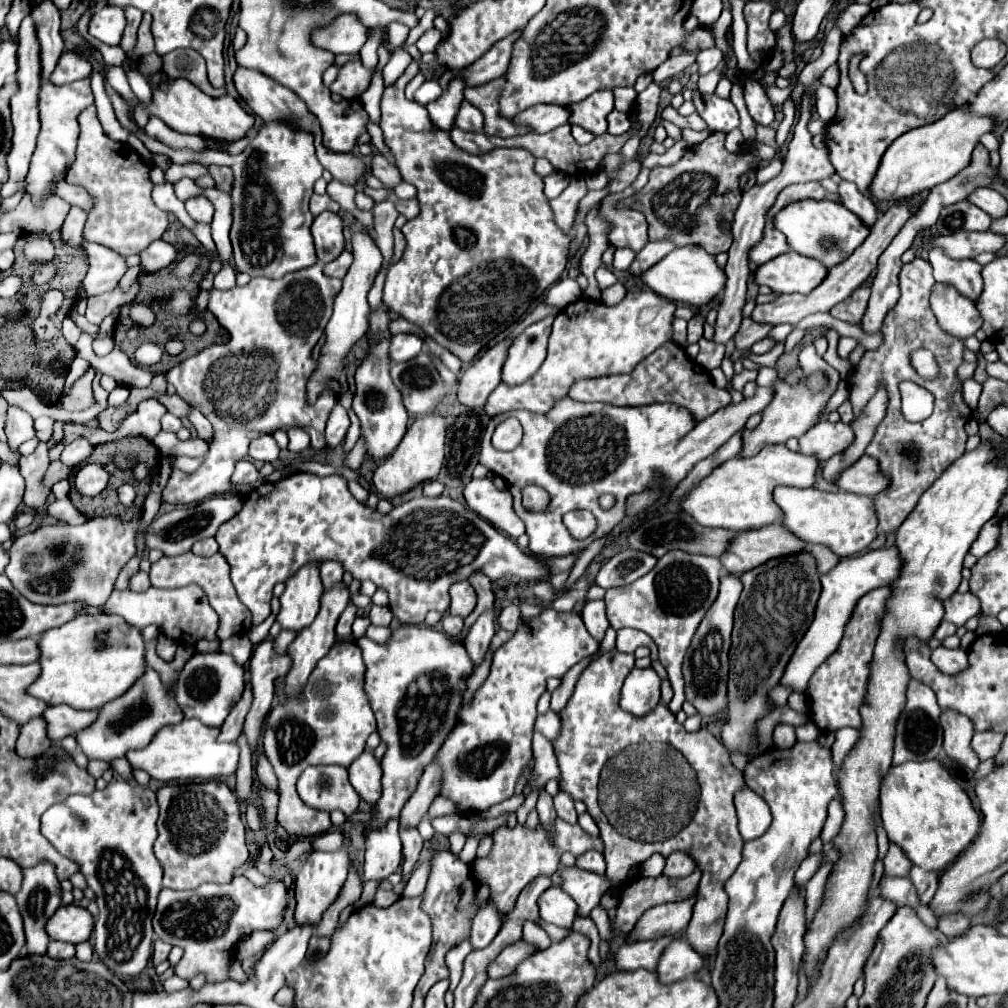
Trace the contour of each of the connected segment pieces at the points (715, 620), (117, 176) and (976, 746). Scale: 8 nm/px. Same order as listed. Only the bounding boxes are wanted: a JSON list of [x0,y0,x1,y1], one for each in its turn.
[[683,573,741,715],[65,105,169,255],[971,731,1003,761]]

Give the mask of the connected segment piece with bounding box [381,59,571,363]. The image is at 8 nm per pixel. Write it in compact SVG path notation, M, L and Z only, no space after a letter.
M413 59L409 63L409 67L405 69L405 73L385 89L383 93L383 99L381 99L381 129L385 133L385 143L389 145L391 153L395 155L395 163L399 167L399 173L403 177L403 181L411 183L415 189L417 189L417 201L419 201L419 215L409 219L405 225L403 225L403 235L405 235L405 241L407 241L407 247L403 251L403 257L393 265L389 267L387 271L387 277L385 277L385 287L383 287L383 303L399 313L401 317L405 317L407 321L419 325L423 329L423 333L431 339L435 339L441 347L449 349L453 355L457 355L463 363L471 363L473 357L485 347L489 345L489 341L493 341L497 337L497 333L507 333L509 327L517 325L525 313L533 307L531 303L537 303L541 299L541 295L561 277L565 265L567 265L567 253L569 253L569 245L571 245L571 237L565 235L557 223L553 223L553 211L549 207L549 199L547 195L543 193L543 179L533 171L533 165L535 165L535 157L525 151L525 149L493 149L489 153L483 153L483 155L469 155L469 153L463 153L461 149L457 149L451 139L449 139L449 133L445 131L439 131L431 125L429 121L429 115L425 111L423 105L419 105L417 101L407 101L405 95L403 95L403 89L405 85L419 73L419 61Z

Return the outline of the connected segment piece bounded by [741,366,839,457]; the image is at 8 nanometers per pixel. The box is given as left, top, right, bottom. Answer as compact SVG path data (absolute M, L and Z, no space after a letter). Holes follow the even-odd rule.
M762 366L758 370L758 376L756 383L759 386L773 386L775 387L775 397L773 401L765 407L763 411L763 421L759 423L757 429L749 431L745 429L743 431L743 457L745 455L755 455L757 451L761 451L761 447L769 445L769 443L785 443L787 439L791 437L801 437L805 431L809 431L817 421L819 417L823 415L825 411L825 405L829 401L829 397L835 393L835 387L837 387L837 373L831 375L831 385L821 391L821 393L811 393L807 387L803 387L803 381L791 385L791 383L781 383L778 373L775 368ZM835 383L835 387L833 387Z

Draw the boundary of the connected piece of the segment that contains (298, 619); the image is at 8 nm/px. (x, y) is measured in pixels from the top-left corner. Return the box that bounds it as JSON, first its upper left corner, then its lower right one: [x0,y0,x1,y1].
[277,563,323,631]

